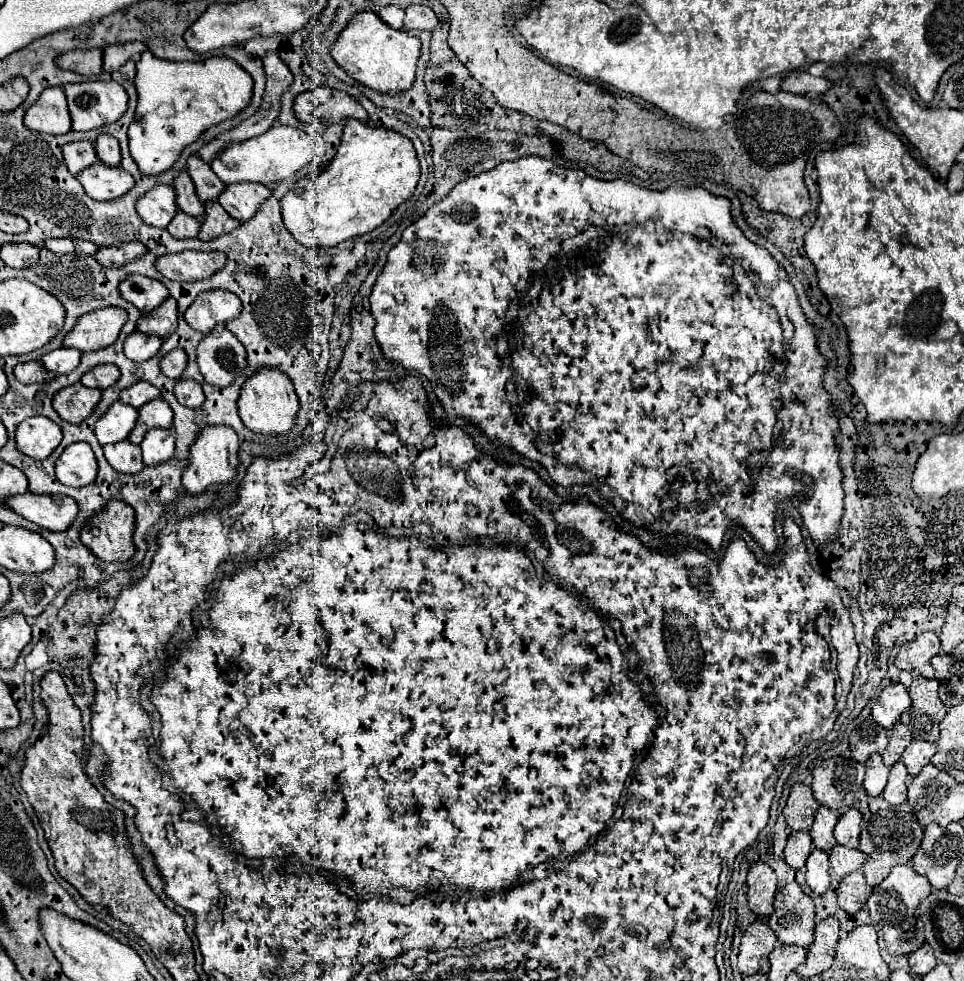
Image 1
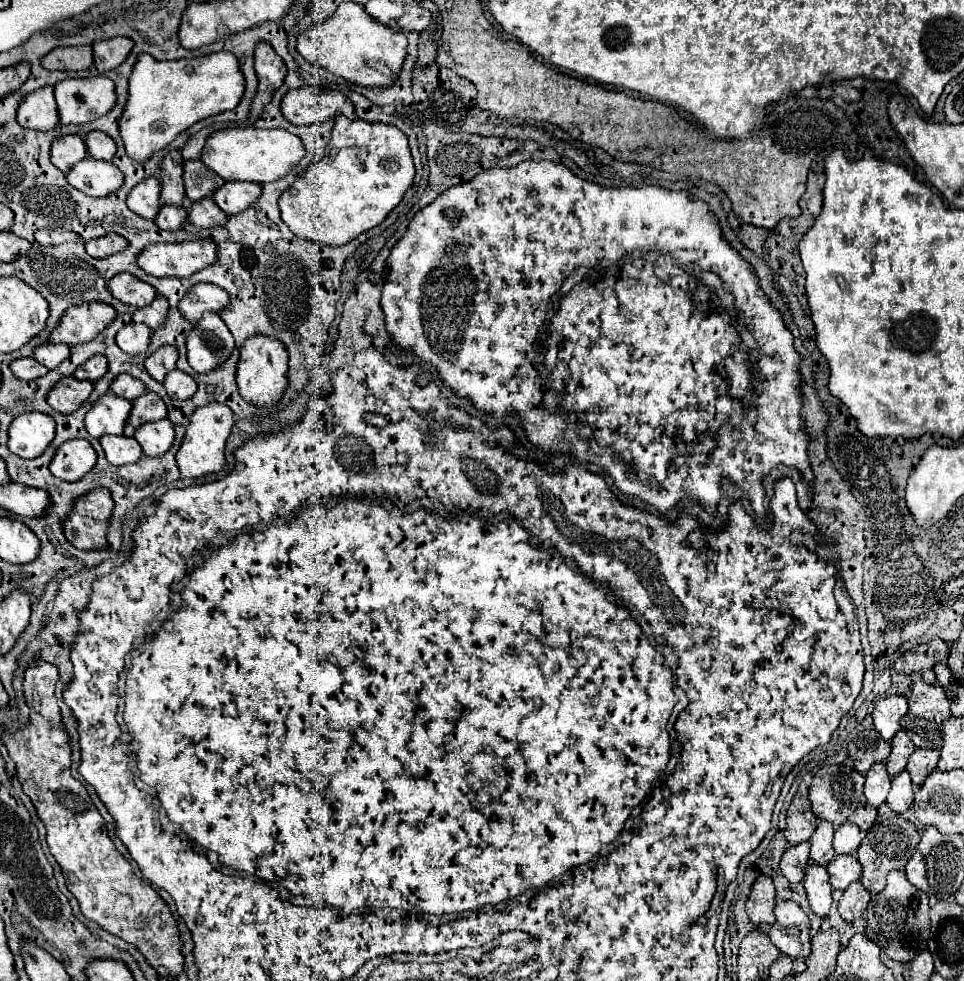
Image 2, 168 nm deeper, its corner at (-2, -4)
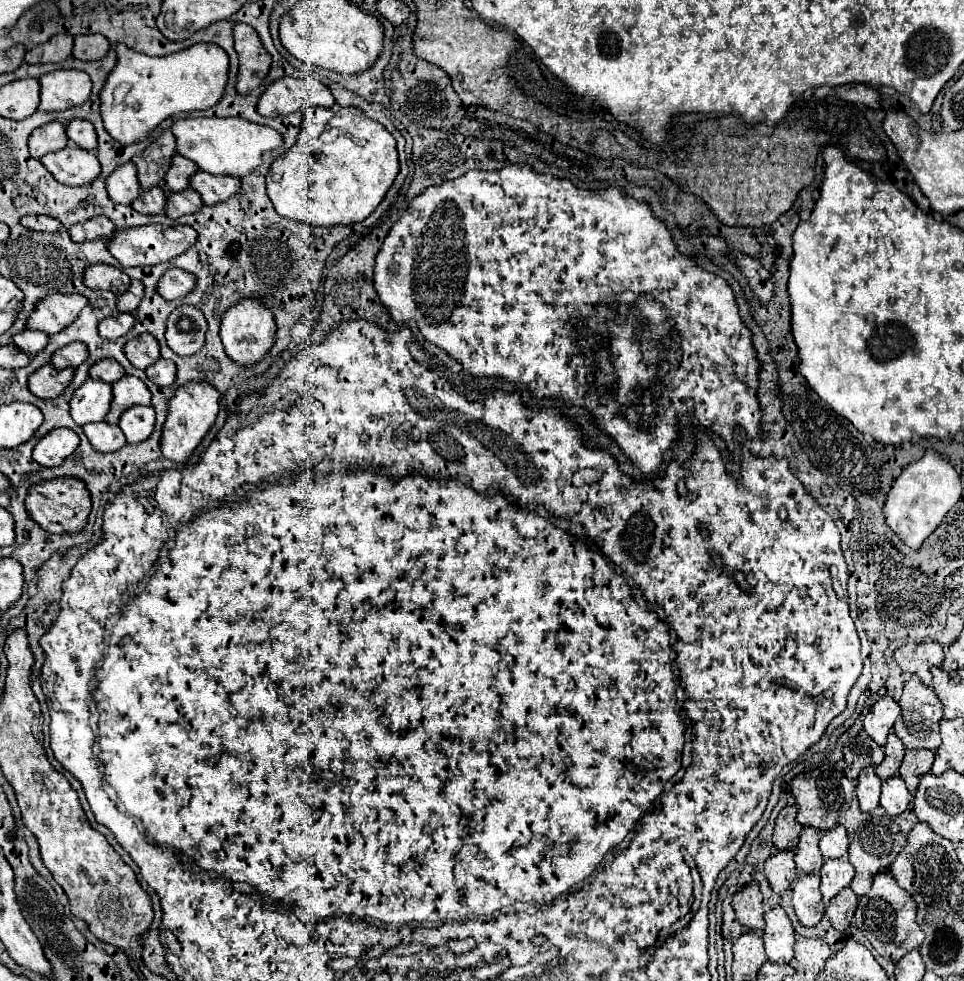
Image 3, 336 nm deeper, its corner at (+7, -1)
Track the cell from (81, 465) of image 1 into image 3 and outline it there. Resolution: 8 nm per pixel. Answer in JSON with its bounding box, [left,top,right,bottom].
[33,429,79,467]

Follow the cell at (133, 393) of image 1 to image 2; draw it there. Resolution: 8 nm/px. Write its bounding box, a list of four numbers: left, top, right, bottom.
[110,374,146,402]

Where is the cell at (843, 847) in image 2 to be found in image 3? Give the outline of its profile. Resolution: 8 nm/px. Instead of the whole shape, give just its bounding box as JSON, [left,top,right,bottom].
[819,825,849,859]

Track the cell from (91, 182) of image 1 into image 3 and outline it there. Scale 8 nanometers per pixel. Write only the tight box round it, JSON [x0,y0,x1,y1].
[39,143,101,187]

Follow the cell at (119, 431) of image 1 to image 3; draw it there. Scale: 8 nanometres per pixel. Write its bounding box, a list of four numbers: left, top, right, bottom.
[69,379,111,423]

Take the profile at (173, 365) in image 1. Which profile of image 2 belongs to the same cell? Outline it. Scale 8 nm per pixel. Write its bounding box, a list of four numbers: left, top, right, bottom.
[144,346,178,382]

